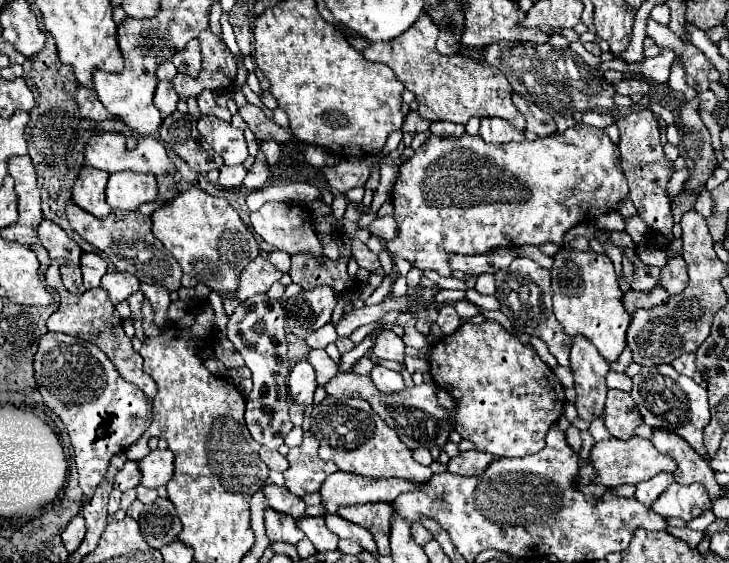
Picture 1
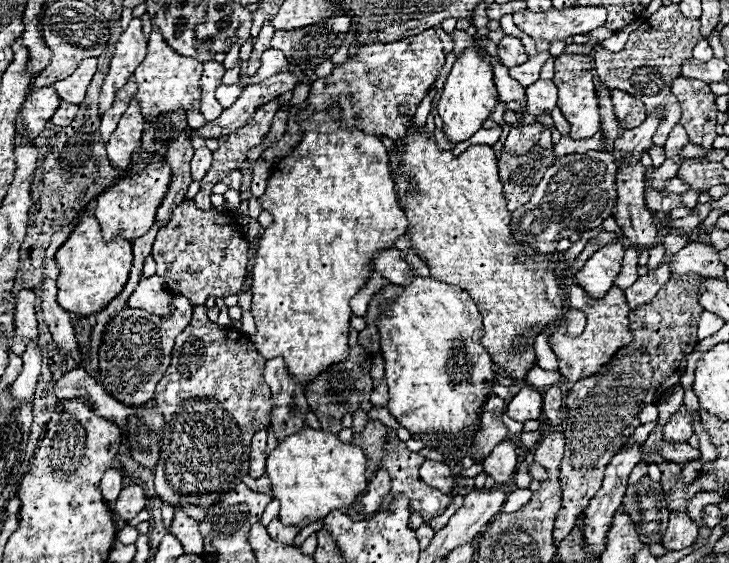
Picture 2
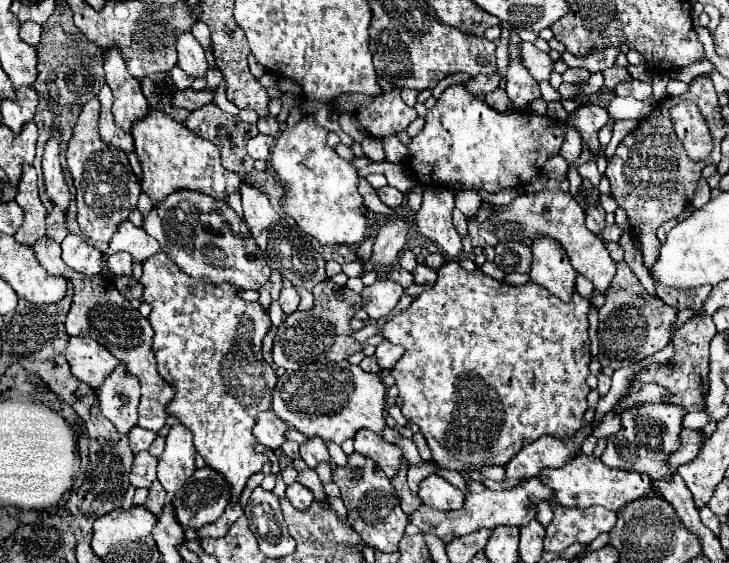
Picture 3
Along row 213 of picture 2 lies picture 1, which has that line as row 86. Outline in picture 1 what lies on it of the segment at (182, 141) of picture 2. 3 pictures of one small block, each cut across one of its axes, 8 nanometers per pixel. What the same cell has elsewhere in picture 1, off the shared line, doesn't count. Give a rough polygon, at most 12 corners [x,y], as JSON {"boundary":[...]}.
{"boundary":[[160,82],[154,104],[168,116],[176,110],[178,94],[172,82]]}

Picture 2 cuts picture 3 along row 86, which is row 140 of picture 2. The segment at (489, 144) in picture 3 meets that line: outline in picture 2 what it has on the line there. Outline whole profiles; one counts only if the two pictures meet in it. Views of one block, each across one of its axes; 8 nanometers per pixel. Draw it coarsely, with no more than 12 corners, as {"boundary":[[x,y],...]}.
{"boundary":[[474,46],[454,62],[438,114],[454,144],[498,102],[492,64]]}

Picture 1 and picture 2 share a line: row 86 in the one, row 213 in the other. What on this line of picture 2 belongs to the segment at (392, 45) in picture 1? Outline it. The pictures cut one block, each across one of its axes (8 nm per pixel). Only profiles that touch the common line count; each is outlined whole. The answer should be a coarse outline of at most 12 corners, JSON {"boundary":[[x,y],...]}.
{"boundary":[[398,140],[414,250],[472,296],[508,376],[564,314],[548,254],[512,238],[490,146]]}

